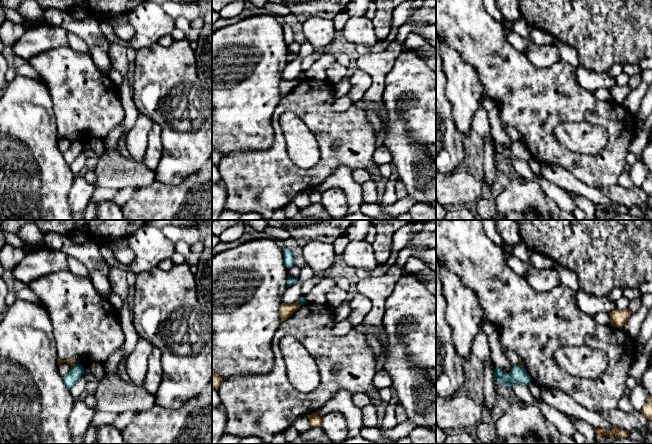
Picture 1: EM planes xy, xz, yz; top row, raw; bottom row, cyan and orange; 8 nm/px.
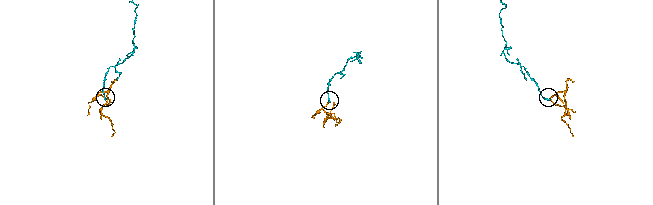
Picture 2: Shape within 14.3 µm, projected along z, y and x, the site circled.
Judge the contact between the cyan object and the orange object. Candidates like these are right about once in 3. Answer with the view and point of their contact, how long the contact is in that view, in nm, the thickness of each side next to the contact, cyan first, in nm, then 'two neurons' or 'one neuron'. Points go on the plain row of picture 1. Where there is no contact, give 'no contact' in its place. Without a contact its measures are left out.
contact xy (74, 141); length 50 nm; calibres 110 and 50 nm; two neurons

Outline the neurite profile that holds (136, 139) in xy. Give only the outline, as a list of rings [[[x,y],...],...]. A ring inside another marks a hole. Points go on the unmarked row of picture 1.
[[[140,114],[125,137],[126,145],[131,157],[134,160],[141,161],[148,145],[148,134],[154,122]]]

